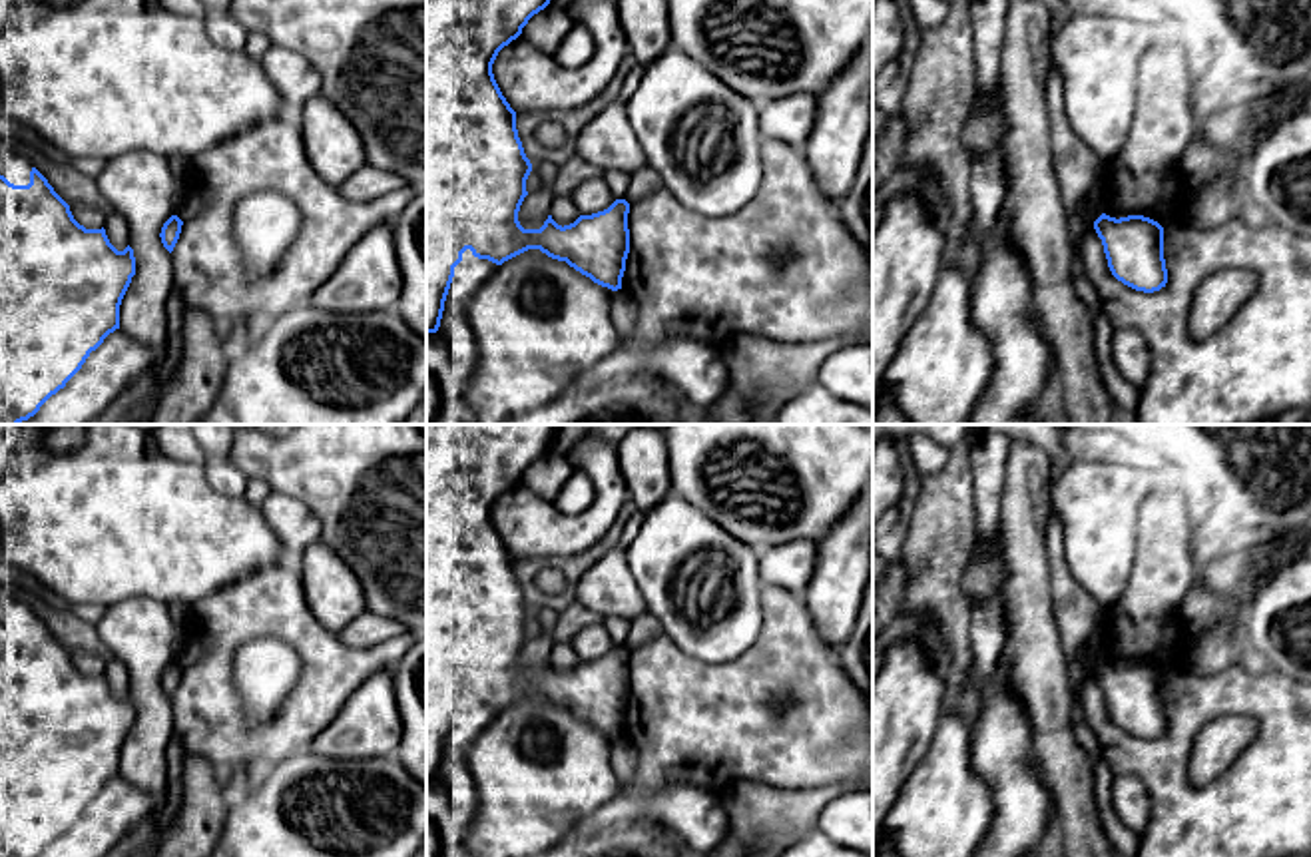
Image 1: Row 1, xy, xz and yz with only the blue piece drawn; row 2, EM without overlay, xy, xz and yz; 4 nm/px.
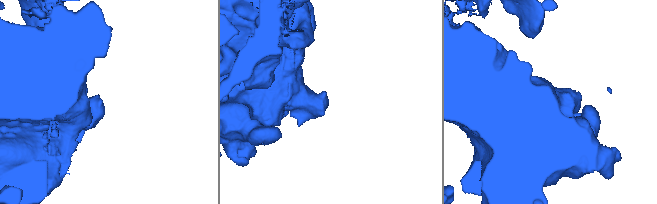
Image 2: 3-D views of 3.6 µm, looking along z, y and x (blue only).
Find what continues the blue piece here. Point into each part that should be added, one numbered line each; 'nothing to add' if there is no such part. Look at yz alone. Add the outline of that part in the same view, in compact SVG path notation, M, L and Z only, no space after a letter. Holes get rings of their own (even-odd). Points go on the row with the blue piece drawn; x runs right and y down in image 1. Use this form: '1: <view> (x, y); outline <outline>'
nothing to add

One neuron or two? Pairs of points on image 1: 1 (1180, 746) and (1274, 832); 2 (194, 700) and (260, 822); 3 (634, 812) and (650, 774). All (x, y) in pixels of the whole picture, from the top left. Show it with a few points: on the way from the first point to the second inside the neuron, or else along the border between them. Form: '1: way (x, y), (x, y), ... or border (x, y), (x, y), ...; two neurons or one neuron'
1: way (1178, 778), (1216, 820), (1242, 820); one neuron
2: way (230, 734), (256, 742), (275, 762), (275, 786); one neuron
3: border (688, 786), (618, 794); two neurons

